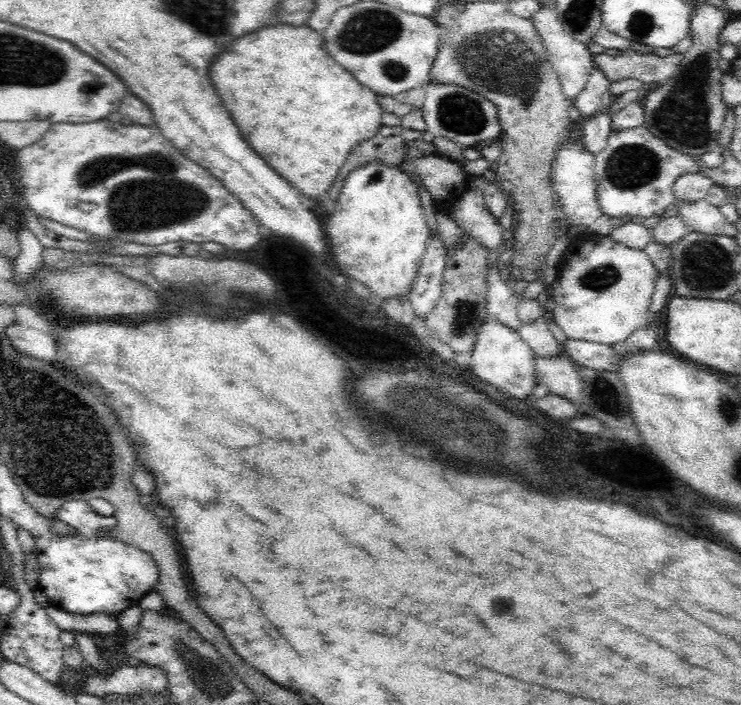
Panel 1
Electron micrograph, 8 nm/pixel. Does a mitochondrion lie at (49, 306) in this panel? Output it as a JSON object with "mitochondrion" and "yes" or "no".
{"mitochondrion":"no"}

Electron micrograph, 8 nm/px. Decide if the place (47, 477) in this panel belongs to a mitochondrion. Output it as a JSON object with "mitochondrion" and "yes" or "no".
{"mitochondrion":"yes"}

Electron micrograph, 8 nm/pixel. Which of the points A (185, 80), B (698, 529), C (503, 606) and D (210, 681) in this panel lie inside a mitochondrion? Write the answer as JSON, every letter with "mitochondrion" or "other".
{"A":"other","B":"other","C":"other","D":"mitochondrion"}

